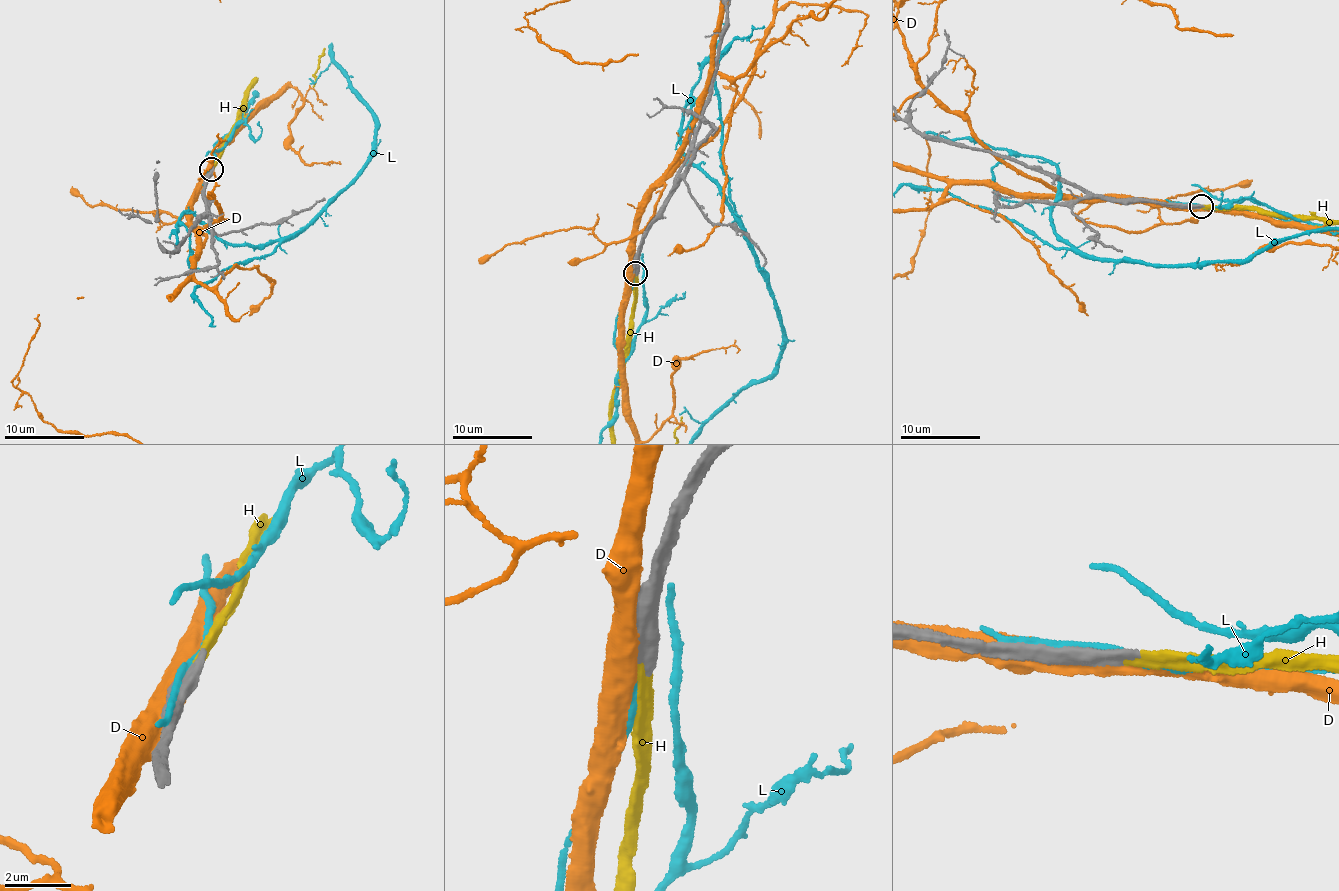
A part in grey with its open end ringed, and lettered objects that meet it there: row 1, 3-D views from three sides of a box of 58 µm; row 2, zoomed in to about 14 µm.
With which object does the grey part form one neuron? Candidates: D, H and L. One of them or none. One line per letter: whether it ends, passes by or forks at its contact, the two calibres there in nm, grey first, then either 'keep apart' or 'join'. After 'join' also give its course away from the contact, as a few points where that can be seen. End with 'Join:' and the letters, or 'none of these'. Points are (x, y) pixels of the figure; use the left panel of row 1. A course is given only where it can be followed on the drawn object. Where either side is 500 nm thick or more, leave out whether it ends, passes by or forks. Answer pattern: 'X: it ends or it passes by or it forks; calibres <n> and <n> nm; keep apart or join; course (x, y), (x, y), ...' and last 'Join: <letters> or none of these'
D: calibres 480 and 550 nm; keep apart
H: it ends; calibres 400 and 280 nm; join
L: calibres 500 and 180 nm; keep apart
Join: H

